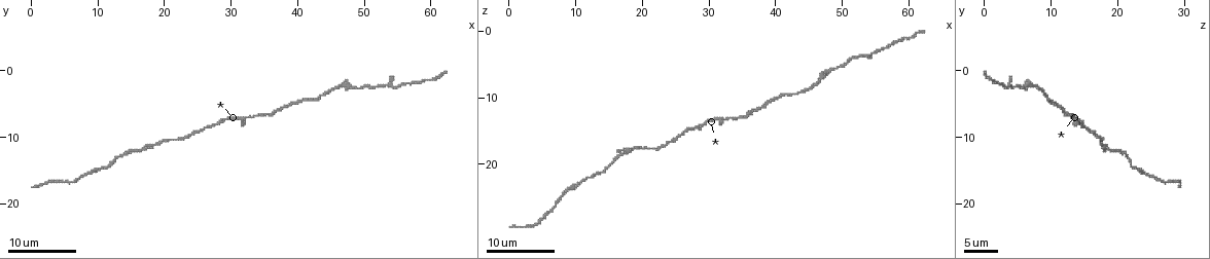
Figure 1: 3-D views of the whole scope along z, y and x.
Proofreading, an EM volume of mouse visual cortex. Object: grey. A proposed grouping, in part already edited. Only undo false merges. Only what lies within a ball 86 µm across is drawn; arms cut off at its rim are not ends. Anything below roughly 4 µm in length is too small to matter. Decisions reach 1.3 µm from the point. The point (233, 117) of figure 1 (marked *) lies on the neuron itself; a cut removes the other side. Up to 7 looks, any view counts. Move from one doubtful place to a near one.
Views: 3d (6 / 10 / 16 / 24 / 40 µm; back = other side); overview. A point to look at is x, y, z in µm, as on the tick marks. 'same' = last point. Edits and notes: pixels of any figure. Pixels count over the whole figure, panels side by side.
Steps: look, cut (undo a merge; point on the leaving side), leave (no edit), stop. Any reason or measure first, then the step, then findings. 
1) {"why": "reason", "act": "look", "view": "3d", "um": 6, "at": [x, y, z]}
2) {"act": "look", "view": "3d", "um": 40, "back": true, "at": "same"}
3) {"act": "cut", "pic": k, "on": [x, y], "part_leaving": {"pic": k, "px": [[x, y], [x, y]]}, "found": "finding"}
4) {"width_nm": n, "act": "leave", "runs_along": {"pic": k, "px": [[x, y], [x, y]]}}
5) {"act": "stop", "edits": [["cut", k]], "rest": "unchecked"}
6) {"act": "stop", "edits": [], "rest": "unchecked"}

{"why": "two arms in line, one across", "act": "look", "view": "3d", "um": 24, "at": [28.0, 8.0, 14.5]}

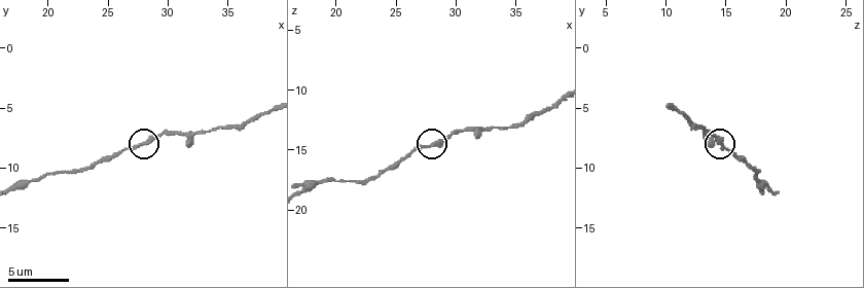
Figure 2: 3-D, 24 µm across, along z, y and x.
{"act": "look", "view": "3d", "um": 10, "at": [27.8, 8.2, 14.6]}

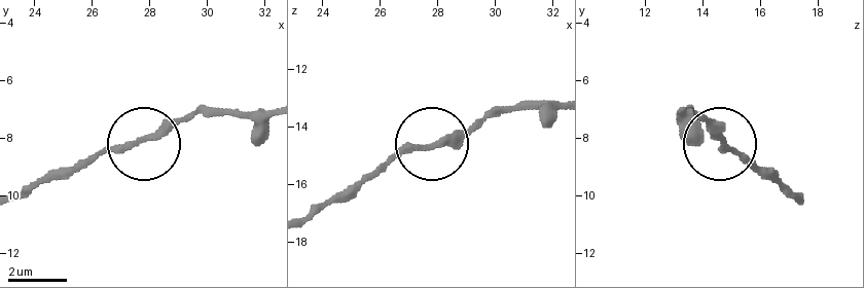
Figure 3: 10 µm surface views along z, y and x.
{"act": "leave", "runs_along": {"pic": 3, "px": [[502, 114], [394, 153], [367, 173]]}, "found": "continuous, no second neuron"}

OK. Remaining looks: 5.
{"why": "thick turns thin", "act": "look", "view": "3d", "um": 16, "at": [16.5, 11.5, 18.0]}

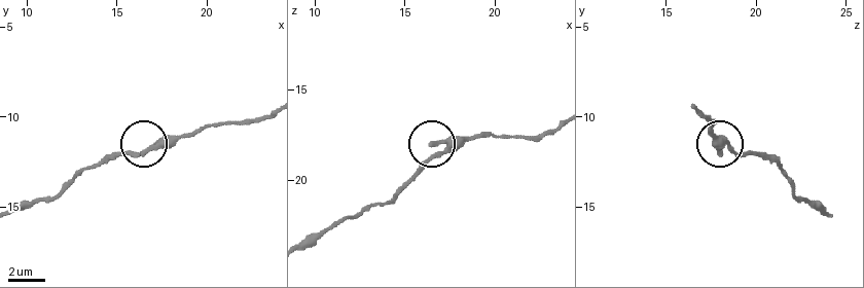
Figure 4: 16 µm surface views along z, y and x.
{"why": "closer look", "act": "look", "view": "3d", "um": 10, "at": [16.7, 11.8, 18.4]}

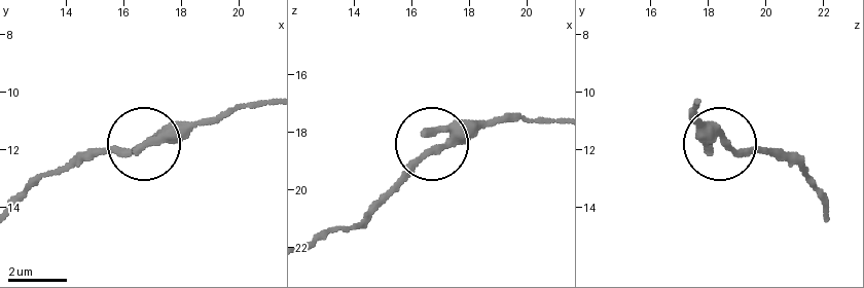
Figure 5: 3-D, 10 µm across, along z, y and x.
{"act": "look", "view": "3d", "um": 10, "back": true, "at": [16.8, 11.7, 18.5]}

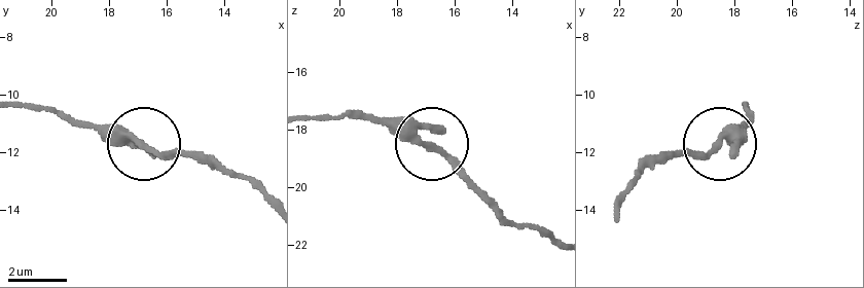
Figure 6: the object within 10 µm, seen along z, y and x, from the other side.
{"act": "leave", "found": "one neuron here"}

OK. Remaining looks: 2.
{"why": "sudden change in width", "act": "look", "view": "3d", "um": 16, "at": [11.0, 15.0, 22.5]}

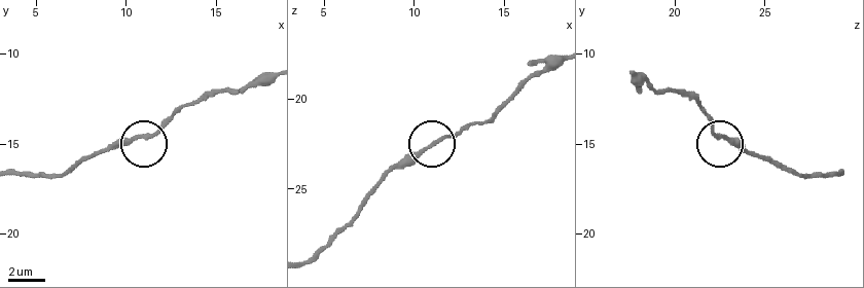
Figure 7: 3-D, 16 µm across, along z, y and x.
{"act": "look", "view": "3d", "um": 6, "at": [10.9, 14.6, 22.5]}

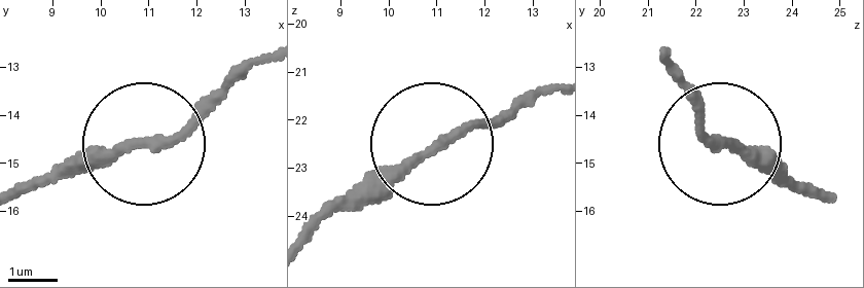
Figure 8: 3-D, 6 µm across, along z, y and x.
{"act": "leave", "found": "one neuron here"}

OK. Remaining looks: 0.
{"act": "stop", "edits": [], "rest": "unchecked"}

